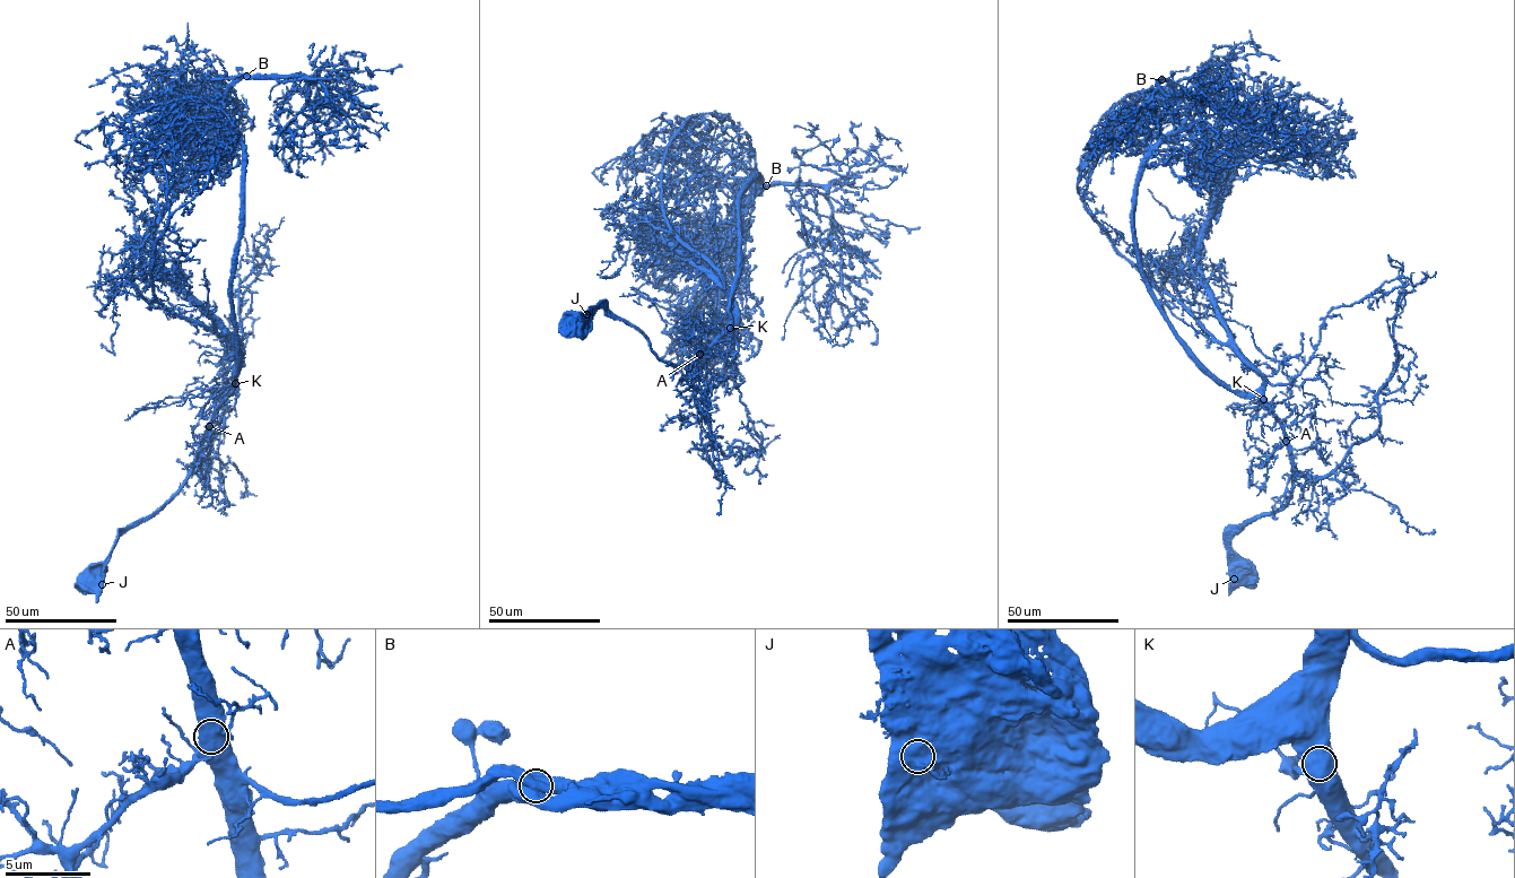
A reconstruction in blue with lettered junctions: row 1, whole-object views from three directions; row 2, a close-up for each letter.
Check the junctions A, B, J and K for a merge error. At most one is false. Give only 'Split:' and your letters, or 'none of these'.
Split: B

